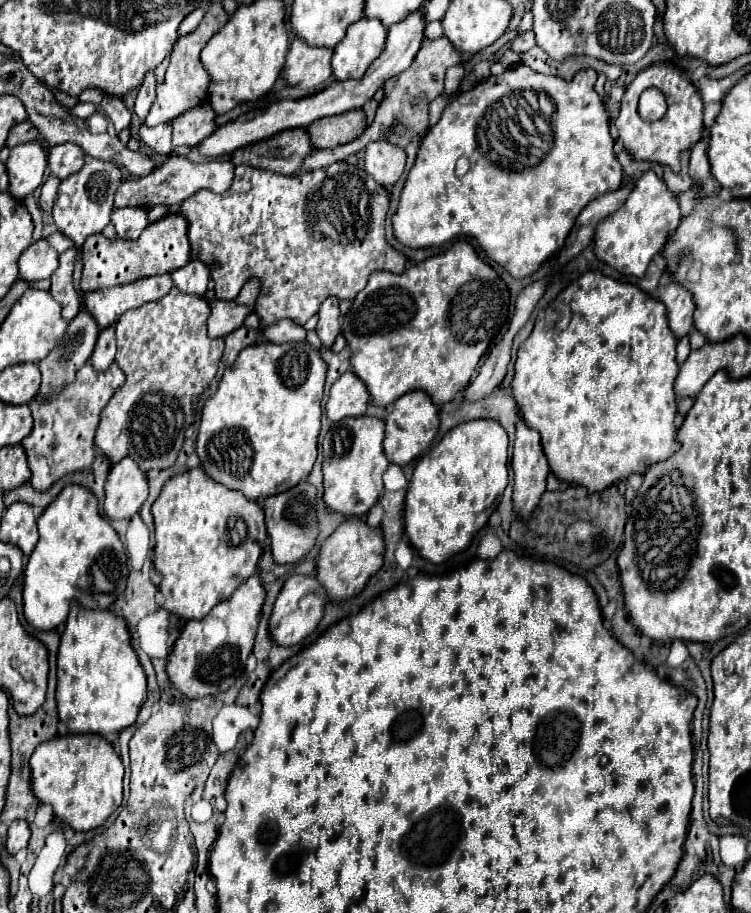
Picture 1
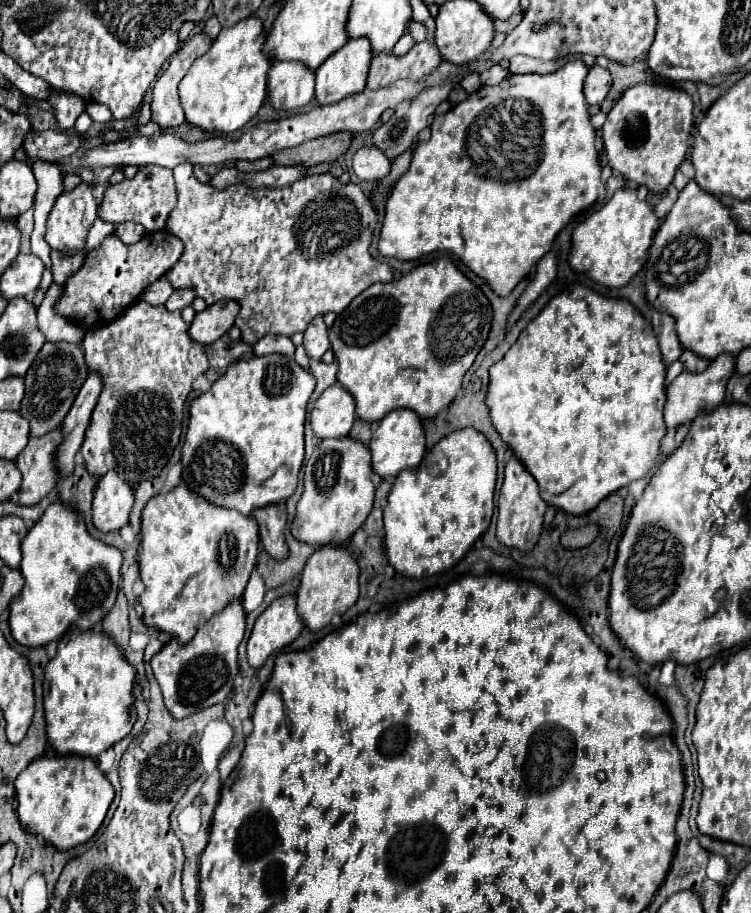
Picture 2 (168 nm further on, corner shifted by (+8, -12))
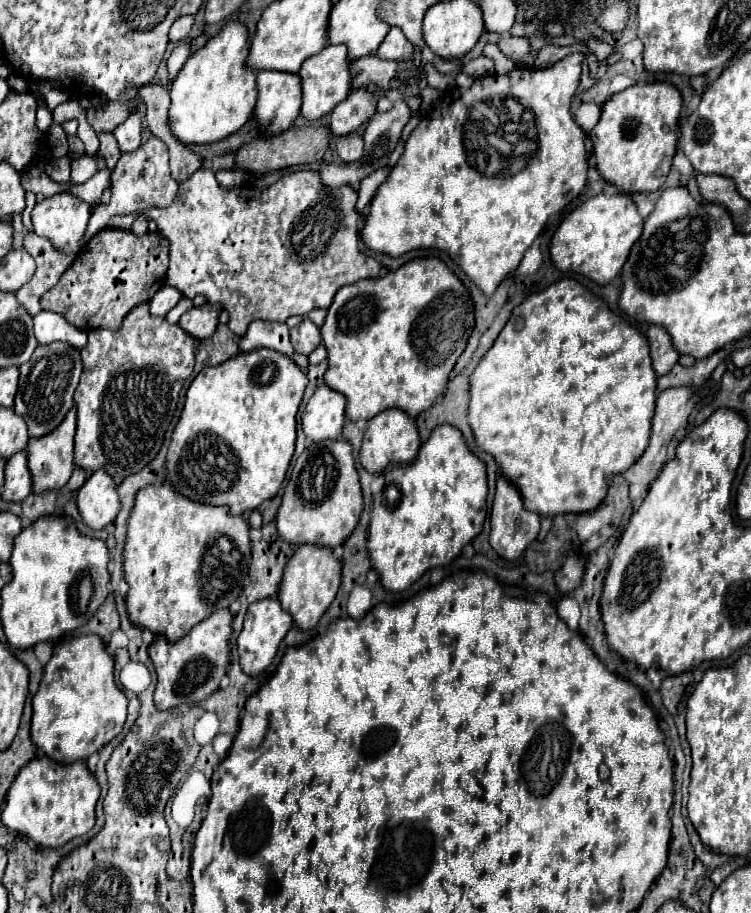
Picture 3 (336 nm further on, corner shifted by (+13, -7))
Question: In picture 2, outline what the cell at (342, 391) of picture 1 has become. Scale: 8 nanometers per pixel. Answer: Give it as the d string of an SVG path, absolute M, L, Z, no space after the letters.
M333 385L323 391L311 411L311 427L319 439L349 435L353 421L355 401L341 385Z

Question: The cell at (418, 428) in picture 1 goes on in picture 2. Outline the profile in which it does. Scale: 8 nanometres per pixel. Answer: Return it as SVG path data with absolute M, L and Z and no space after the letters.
M395 409L387 417L383 417L383 421L379 421L379 427L371 437L369 449L373 455L373 471L381 475L381 479L391 475L395 477L403 469L419 465L425 453L425 433L421 419L415 413L411 413L411 409Z

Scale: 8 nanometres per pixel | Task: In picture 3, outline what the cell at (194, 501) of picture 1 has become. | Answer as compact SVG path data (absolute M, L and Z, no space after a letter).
M164 482L162 486L146 486L142 488L142 492L138 492L136 500L134 500L134 508L132 508L132 514L130 514L130 520L128 520L128 536L126 536L126 544L124 544L124 578L130 586L128 590L128 596L126 596L126 608L128 608L128 616L134 624L154 632L154 634L162 634L166 636L168 640L176 642L180 638L186 636L186 632L190 632L192 626L196 626L198 622L202 622L206 616L210 616L214 610L220 610L220 608L228 608L238 592L242 590L242 580L246 578L248 574L248 564L250 564L250 526L246 522L246 518L242 516L232 516L228 512L226 506L208 506L208 504L200 504L200 502L194 502L186 496L180 496L174 488L170 488L168 482Z

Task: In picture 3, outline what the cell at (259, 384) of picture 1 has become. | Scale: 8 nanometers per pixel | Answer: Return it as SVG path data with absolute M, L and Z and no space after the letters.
M254 350L254 352L240 352L238 356L226 360L226 364L218 364L214 368L204 368L190 384L188 388L188 394L186 394L186 402L184 402L184 410L182 410L182 416L174 428L174 434L172 434L172 442L170 442L170 448L168 448L168 456L166 456L166 470L168 470L168 482L174 486L176 492L180 492L182 496L190 498L190 500L196 500L196 502L202 502L202 504L210 504L210 506L230 506L230 514L244 514L248 510L256 510L260 508L266 500L274 498L276 492L280 490L284 478L286 478L286 472L288 472L288 466L290 466L290 460L292 460L292 454L294 454L294 444L296 444L296 414L298 414L298 406L302 402L302 396L304 396L304 388L308 384L308 378L306 378L306 372L296 366L286 354L282 352L274 352L274 350Z

